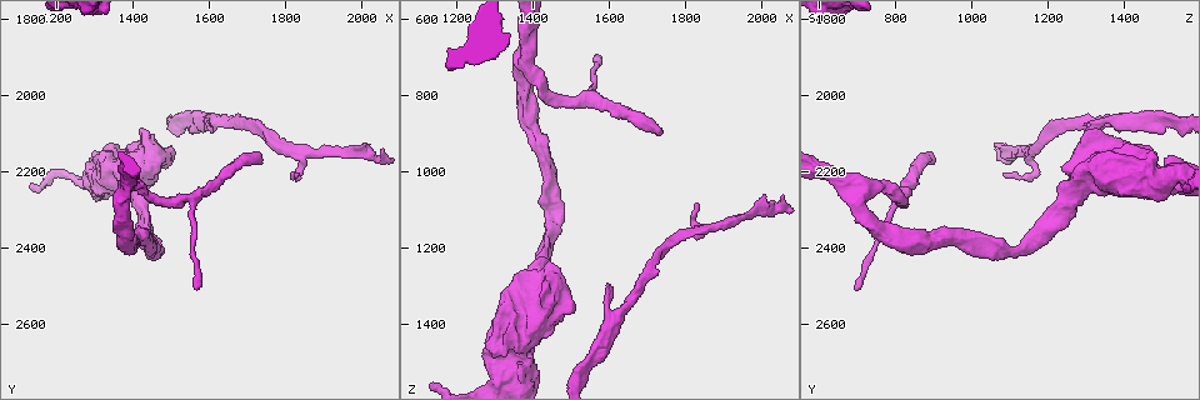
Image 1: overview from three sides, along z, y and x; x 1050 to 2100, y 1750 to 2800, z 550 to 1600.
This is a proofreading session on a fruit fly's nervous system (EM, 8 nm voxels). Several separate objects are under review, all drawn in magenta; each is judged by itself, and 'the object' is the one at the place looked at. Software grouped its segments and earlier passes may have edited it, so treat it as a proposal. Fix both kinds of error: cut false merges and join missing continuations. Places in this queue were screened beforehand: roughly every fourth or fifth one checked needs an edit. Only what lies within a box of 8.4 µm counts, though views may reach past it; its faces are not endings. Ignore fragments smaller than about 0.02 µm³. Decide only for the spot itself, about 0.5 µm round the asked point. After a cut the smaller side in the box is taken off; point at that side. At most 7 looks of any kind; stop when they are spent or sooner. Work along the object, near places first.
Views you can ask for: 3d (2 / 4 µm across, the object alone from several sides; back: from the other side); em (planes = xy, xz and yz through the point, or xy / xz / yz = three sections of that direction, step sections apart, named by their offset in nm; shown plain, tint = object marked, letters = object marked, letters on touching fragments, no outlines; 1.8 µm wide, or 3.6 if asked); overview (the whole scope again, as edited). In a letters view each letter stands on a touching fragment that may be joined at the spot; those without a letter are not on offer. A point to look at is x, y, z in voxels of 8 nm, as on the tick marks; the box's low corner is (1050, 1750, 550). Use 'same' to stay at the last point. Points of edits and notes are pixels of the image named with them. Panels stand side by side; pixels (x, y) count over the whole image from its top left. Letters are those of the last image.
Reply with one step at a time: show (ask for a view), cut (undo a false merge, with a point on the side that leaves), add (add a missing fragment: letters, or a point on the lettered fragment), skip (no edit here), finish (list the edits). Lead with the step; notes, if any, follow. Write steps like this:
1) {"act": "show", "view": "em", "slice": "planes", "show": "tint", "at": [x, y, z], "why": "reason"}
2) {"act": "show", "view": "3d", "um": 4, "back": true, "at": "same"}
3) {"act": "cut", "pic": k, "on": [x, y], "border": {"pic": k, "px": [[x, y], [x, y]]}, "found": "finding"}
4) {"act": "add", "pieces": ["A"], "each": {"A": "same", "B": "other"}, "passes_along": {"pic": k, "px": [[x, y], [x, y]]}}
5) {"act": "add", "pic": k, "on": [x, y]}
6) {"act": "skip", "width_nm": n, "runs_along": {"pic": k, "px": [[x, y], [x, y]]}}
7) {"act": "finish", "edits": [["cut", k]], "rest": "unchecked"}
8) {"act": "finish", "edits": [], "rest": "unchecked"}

{"act": "show", "view": "3d", "um": 4, "back": true, "at": [1370, 2265, 715], "why": "a fork"}

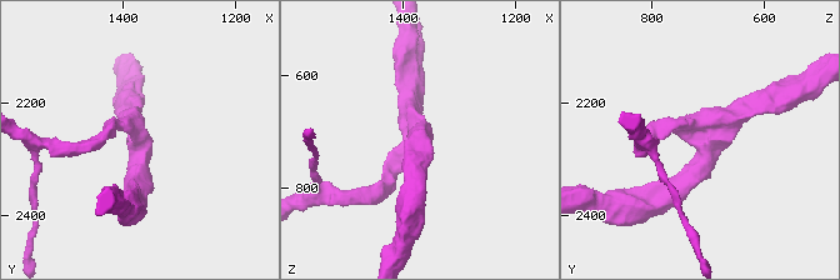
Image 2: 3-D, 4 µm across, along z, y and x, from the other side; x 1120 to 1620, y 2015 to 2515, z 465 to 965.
{"act": "show", "view": "em", "slice": "planes", "show": "letters", "at": [1375, 2265, 720], "arms": 3, "arm_widths_nm": [190, 260, 300], "why": "shape alone is not enough"}

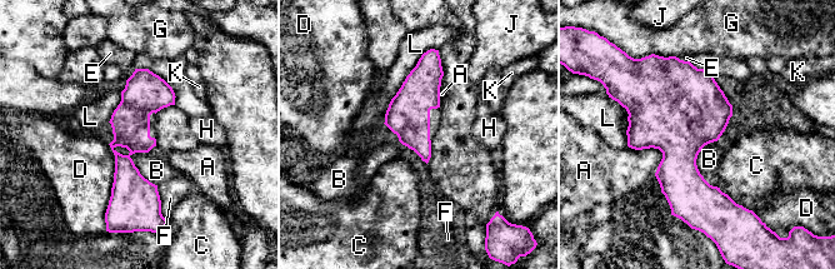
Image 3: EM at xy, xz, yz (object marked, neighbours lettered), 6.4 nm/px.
{"act": "skip", "each": {"A": "other", "B": "other", "C": "other", "D": "other", "E": "other", "F": "other", "G": "other", "H": "other", "J": "other", "K": "other", "L": "other"}, "runs_along": {"pic": 3, "px": [[145, 71], [125, 143], [133, 207]]}, "found": "continuous, no second neuron"}

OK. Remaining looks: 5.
{"act": "show", "view": "3d", "um": 2, "back": true, "at": [1725, 2170, 905], "why": "free end"}

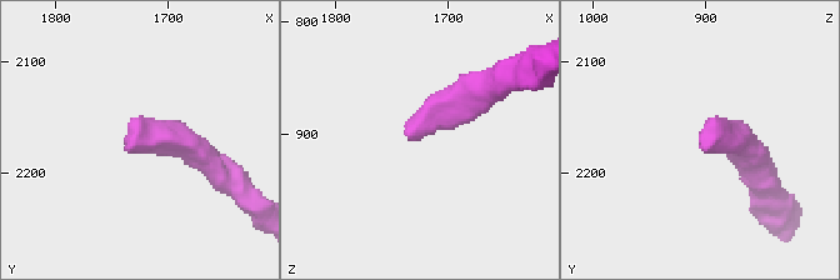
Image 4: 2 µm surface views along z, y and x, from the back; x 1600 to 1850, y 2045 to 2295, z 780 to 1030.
{"act": "show", "view": "em", "slice": "planes", "show": "plain", "at": [1732, 2166, 906]}

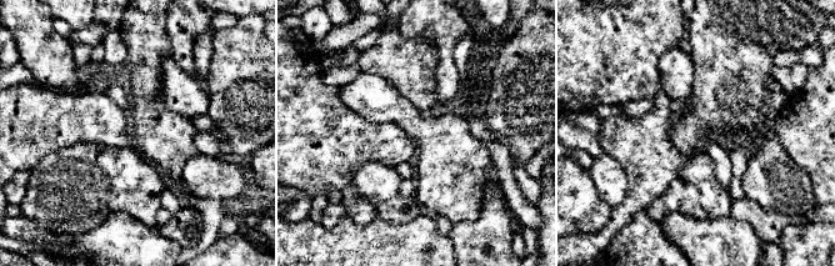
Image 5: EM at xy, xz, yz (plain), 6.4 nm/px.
{"act": "show", "view": "em", "slice": "planes", "show": "letters", "at": "same", "why": "what lies round it"}

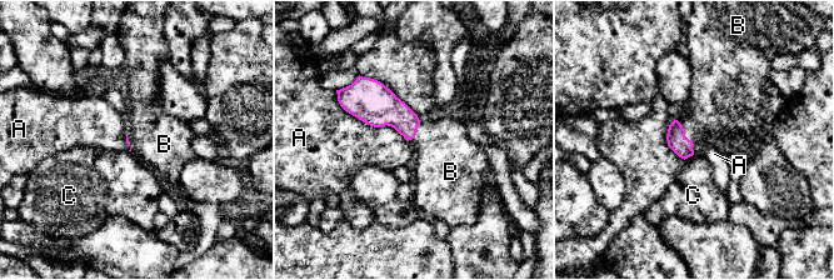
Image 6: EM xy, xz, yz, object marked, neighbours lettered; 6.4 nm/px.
{"act": "add", "pieces": ["B"], "each": {"A": "other", "B": "same", "C": "other"}, "passes_along": {"pic": 6, "px": [[677, 140], [685, 136], [715, 111]]}, "found": "the neuron continues"}

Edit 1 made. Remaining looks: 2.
{"act": "show", "view": "overview", "why": "redraw"}

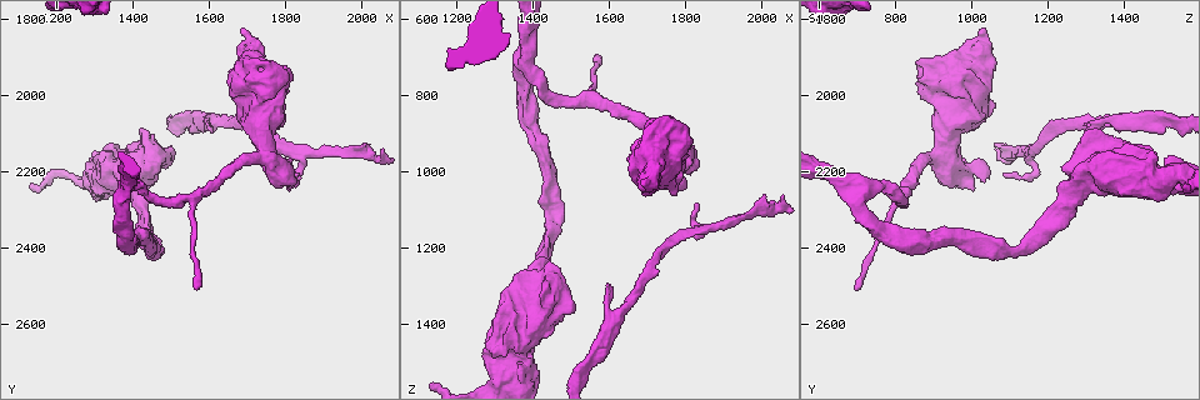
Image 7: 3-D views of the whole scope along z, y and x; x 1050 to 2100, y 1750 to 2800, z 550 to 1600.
{"act": "show", "view": "em", "um": 3.6, "slice": "planes", "show": "letters", "at": [1360, 2210, 1465], "why": "calibre changes"}

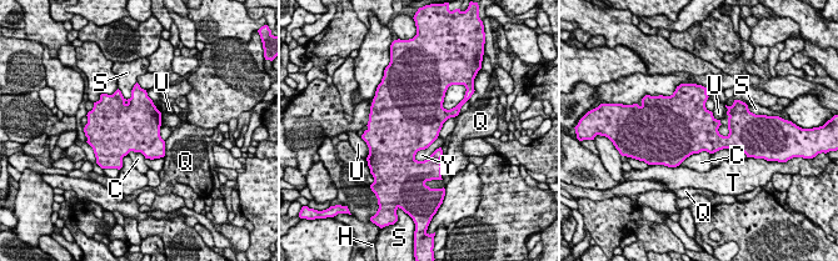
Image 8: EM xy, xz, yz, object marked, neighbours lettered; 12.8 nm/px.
{"act": "skip", "longest_contact_nm": ["C", 480], "each": {"C": "other", "H": "other", "Q": "other", "S": "other", "T": "other", "U": "other", "Y": "other"}, "border": {"pic": 8, "px": [[438, 135], [417, 152], [415, 160]]}, "found": "all the same neuron"}

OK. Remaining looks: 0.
{"act": "finish", "edits": [["add", 6]], "rest": "unchecked"}

